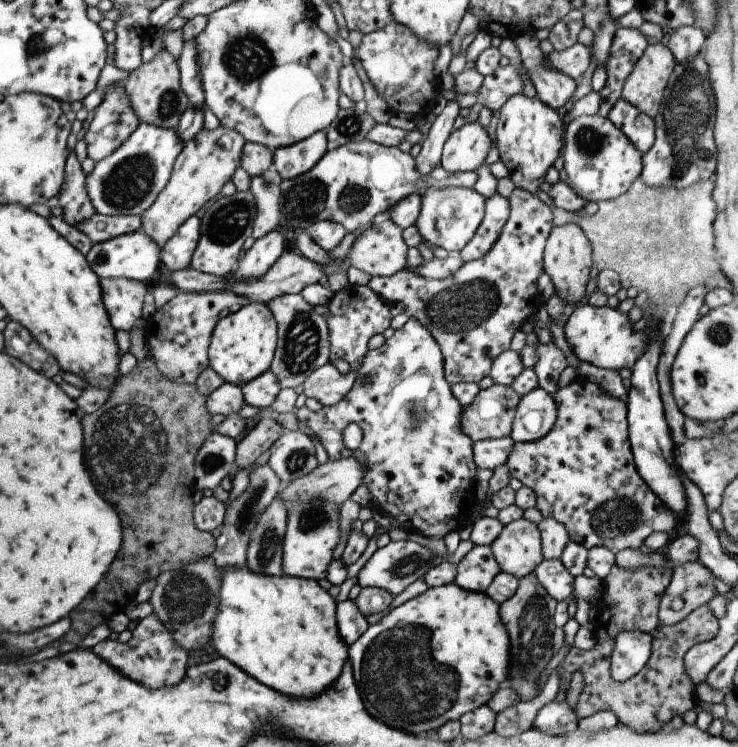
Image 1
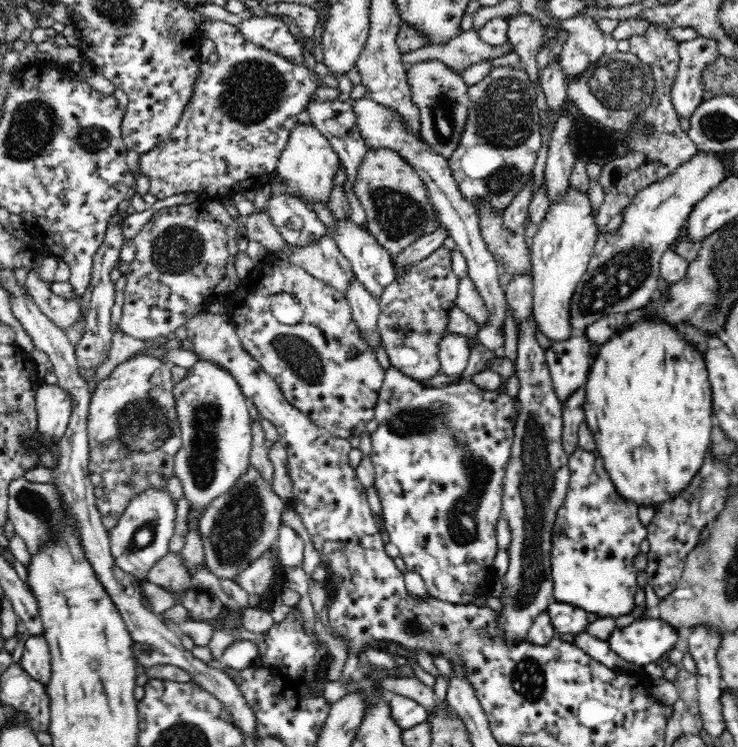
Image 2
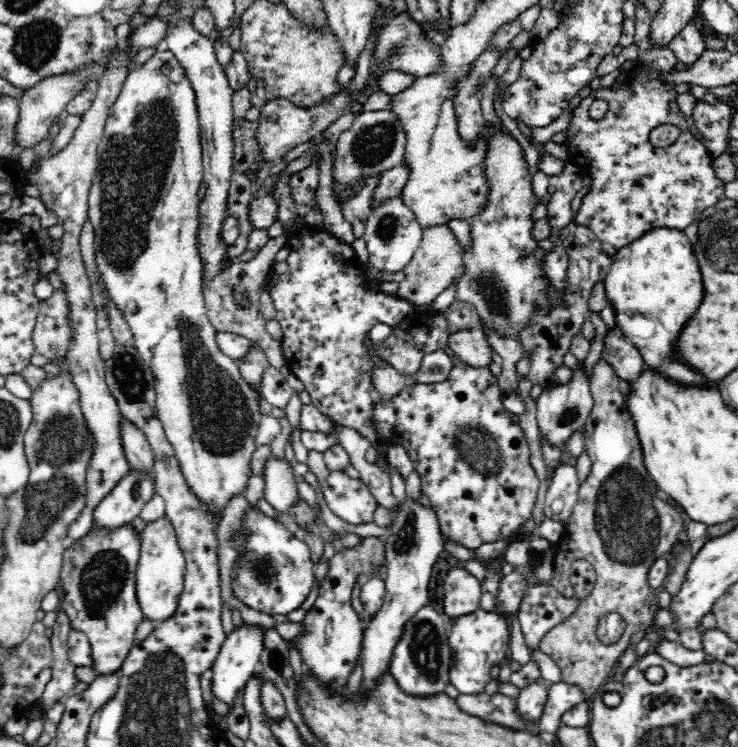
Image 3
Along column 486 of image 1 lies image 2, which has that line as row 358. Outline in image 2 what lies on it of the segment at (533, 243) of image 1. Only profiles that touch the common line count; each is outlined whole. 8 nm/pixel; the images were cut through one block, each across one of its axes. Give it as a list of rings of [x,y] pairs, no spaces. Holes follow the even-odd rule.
[[[274,254],[259,262],[248,277],[240,280],[238,286],[232,299],[227,301],[224,312],[236,330],[241,346],[248,355],[260,363],[264,372],[274,379],[284,399],[309,415],[316,426],[329,430],[334,436],[350,439],[362,434],[365,431],[366,422],[374,418],[374,408],[385,373],[378,363],[377,356],[369,352],[366,343],[362,341],[362,335],[358,333],[358,325],[354,323],[350,313],[349,300],[344,293],[340,293],[314,278],[304,269]],[[278,292],[287,292],[298,297],[304,309],[303,319],[298,324],[291,327],[284,326],[270,312],[268,298]]]

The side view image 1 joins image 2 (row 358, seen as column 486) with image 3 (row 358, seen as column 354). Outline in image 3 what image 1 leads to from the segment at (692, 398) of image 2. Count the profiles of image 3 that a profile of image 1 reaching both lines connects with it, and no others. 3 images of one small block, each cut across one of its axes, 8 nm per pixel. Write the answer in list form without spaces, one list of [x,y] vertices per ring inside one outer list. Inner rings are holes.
[[[657,228],[619,249],[612,257],[612,266],[603,280],[604,293],[616,315],[615,328],[638,350],[644,370],[676,380],[680,385],[712,384],[704,374],[682,364],[676,354],[680,330],[694,316],[704,296],[704,282],[688,237],[678,229]]]

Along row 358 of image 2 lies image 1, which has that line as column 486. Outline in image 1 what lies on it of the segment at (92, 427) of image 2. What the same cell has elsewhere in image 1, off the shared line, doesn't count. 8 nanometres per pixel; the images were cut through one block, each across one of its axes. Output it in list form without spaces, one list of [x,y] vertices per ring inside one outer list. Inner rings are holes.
[[[477,120],[467,122],[458,129],[451,131],[449,136],[445,139],[440,152],[439,166],[443,168],[443,170],[453,173],[463,172],[465,170],[475,171],[478,166],[485,165],[485,156],[487,156],[491,144],[485,127],[482,127]]]

